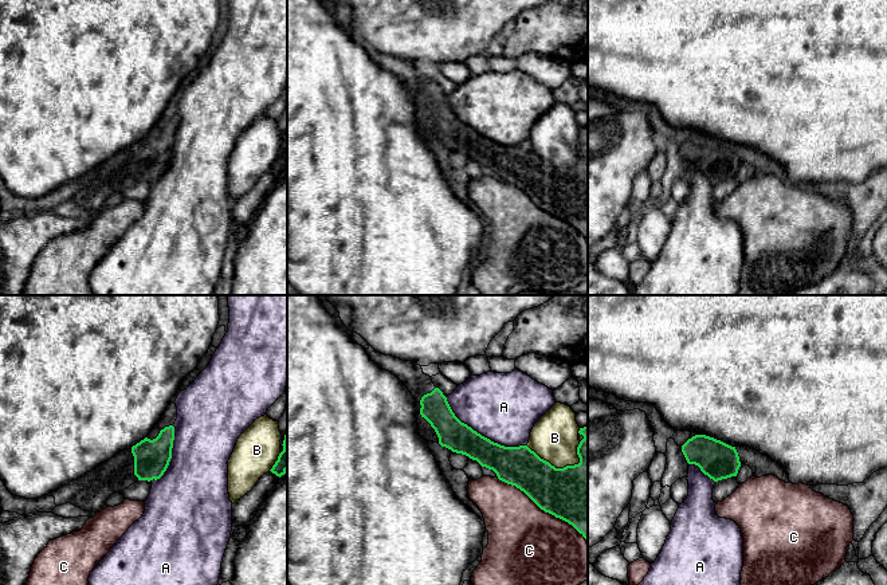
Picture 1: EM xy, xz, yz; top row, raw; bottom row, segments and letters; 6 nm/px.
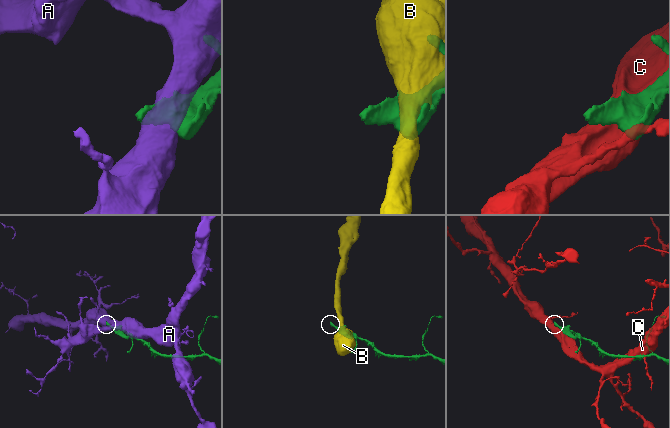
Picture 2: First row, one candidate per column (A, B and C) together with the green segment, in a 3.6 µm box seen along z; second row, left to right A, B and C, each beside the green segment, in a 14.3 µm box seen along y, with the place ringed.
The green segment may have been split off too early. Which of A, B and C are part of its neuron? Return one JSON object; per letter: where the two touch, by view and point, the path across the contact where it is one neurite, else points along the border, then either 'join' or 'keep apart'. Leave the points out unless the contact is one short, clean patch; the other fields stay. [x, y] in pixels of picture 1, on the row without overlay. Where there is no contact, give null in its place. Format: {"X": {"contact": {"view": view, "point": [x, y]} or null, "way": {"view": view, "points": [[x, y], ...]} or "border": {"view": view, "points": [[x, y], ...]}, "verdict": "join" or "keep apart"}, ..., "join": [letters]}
{"A": {"contact": {"view": "xz", "point": [481, 134]}, "verdict": "keep apart"}, "B": {"contact": {"view": "xz", "point": [553, 165]}, "verdict": "keep apart"}, "C": {"contact": {"view": "xz", "point": [542, 208]}, "verdict": "keep apart"}, "join": []}

